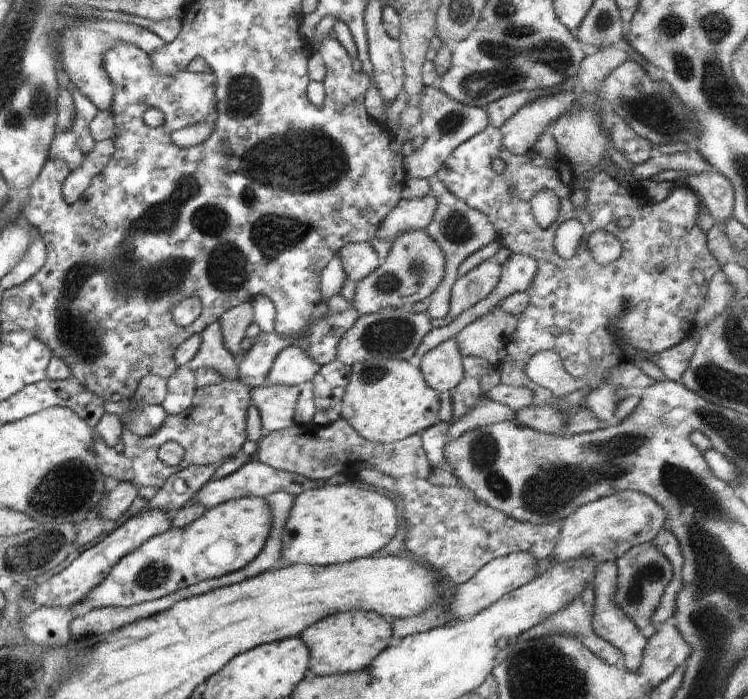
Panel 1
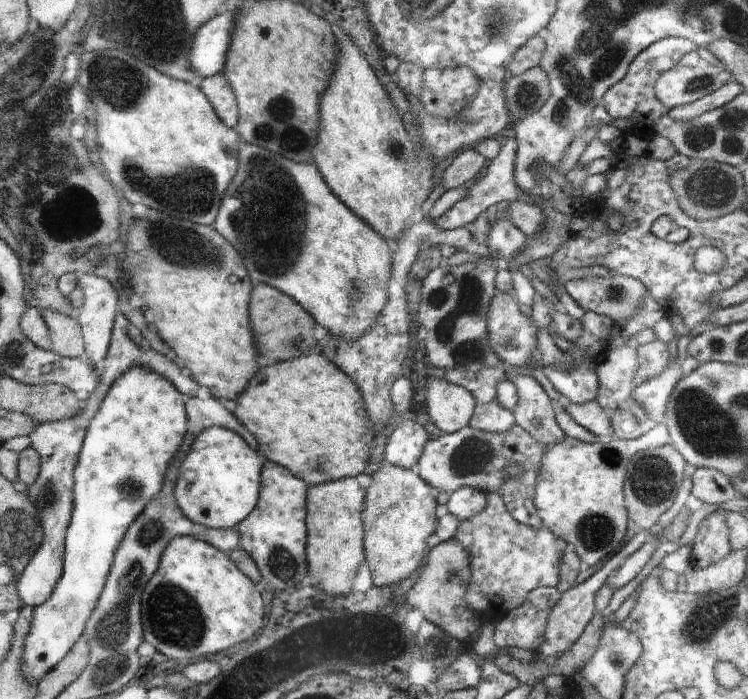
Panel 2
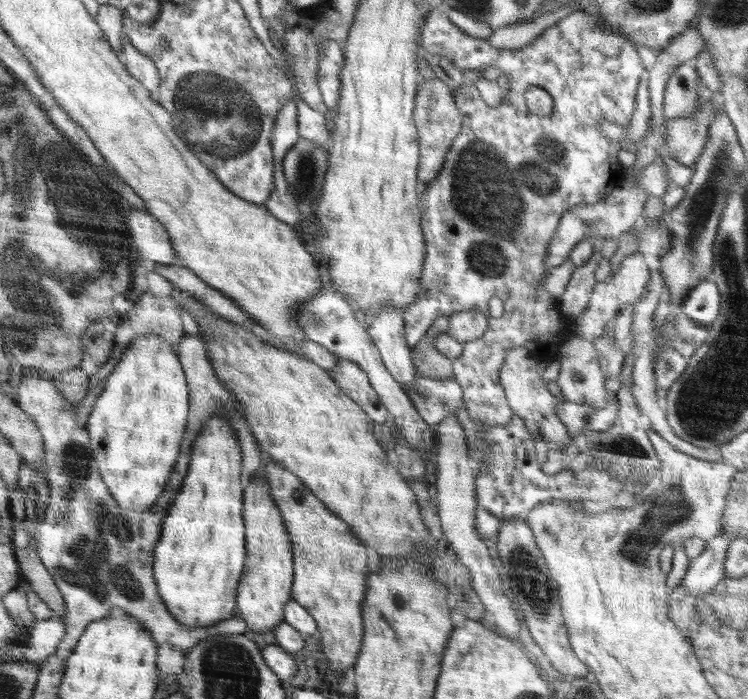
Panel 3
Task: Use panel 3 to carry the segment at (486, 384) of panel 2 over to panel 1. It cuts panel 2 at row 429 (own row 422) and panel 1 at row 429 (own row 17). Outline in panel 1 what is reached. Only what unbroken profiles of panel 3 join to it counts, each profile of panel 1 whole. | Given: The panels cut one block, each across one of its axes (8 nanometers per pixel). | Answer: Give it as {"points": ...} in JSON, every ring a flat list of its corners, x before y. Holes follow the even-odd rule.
{"points":[[489,124,482,132,460,144,446,158,441,169,435,174,437,179,448,189,448,192,451,192,460,200,464,200,468,206,483,212,488,217,498,233,498,243,505,252,532,256,538,262,538,272,536,272,536,276,527,290,530,295,529,304,517,316,516,332,510,336,510,340,506,344,506,358,500,365,494,367,478,357,462,357,464,378,456,388,449,390,453,410,451,419,448,422,438,420,436,424,420,434,424,452,426,452,428,462,430,462,432,468,439,468,442,463,446,462,444,448,446,448,446,432,448,432,450,424,460,420,470,408,474,408,482,400,488,399,486,393,480,390,480,380,484,374,499,373,502,384,528,388,534,395,536,406,552,404,556,410,560,410,566,416,566,430,564,430,563,436,574,436,575,434,592,432,600,429,601,426,605,426,603,425,604,422,598,420,584,406,584,398,586,398,588,391,595,390,595,388,606,383,615,366,620,366,627,361,627,355,624,352,626,346,632,346,634,350,639,350,642,354,658,354,680,344,696,331,694,316,704,304,708,284,712,276,721,270,721,266,708,248,707,231,702,230,700,224,698,224,702,208,700,208,700,199,695,195,695,191,688,186,678,185,670,192,670,196,664,198,662,202,652,202,647,198,640,187,640,183,636,180,631,181,630,186,622,185,610,174,600,171,595,178,588,182,586,204,578,210,570,202,572,191,561,182,560,164,571,164,567,157,560,152,549,158,548,162,533,150,523,155,512,154,502,144,500,129],[493,157,500,158,504,162,506,168,504,168,502,174,496,174,492,170],[544,189,553,191,560,199,558,218,548,228,538,226,538,222,534,220,532,208,530,208,532,196],[622,216,629,216,632,219,630,228,620,228,618,226,618,220],[572,218,582,222,584,236,576,254,571,259,565,259,556,252,554,238,560,224,564,224,566,220,572,220],[597,230,605,230,621,242,622,254,620,254,618,260,614,260,610,264,598,264,598,262,592,260,587,242,588,237],[540,351,556,352,562,360,564,370,569,372,572,378,586,378,588,380,586,386,577,390,576,393,568,394,565,397,557,397,556,394,550,393,548,389,532,382,526,376,526,364,534,354]]}

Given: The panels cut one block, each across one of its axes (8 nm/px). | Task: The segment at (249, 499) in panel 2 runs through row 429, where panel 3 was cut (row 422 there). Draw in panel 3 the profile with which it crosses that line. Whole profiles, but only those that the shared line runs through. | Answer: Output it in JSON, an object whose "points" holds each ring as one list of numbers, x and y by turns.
{"points":[[212,416,194,440,188,472,180,494,162,520,162,535,154,551,154,580,162,602,172,618,190,628,206,628,237,614,236,592,244,572,246,558,245,524,243,521,243,457,234,430,222,416]]}

